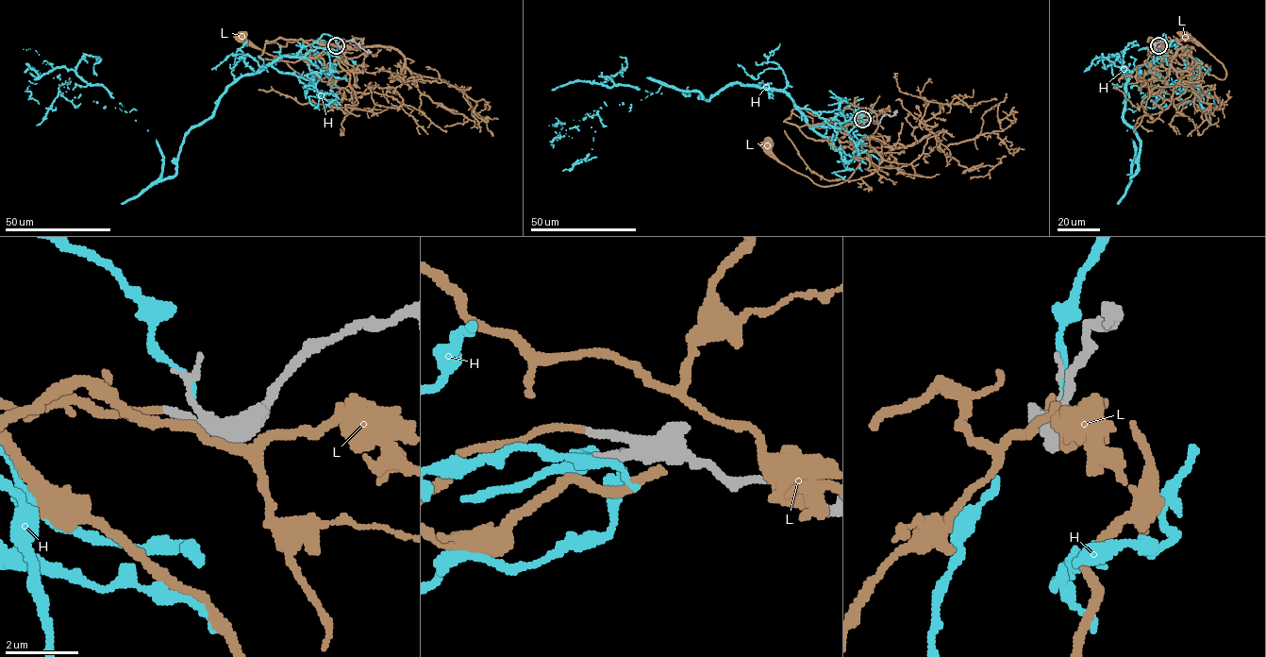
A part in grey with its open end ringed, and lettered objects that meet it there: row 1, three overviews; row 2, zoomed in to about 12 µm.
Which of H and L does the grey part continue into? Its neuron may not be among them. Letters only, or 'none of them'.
L

